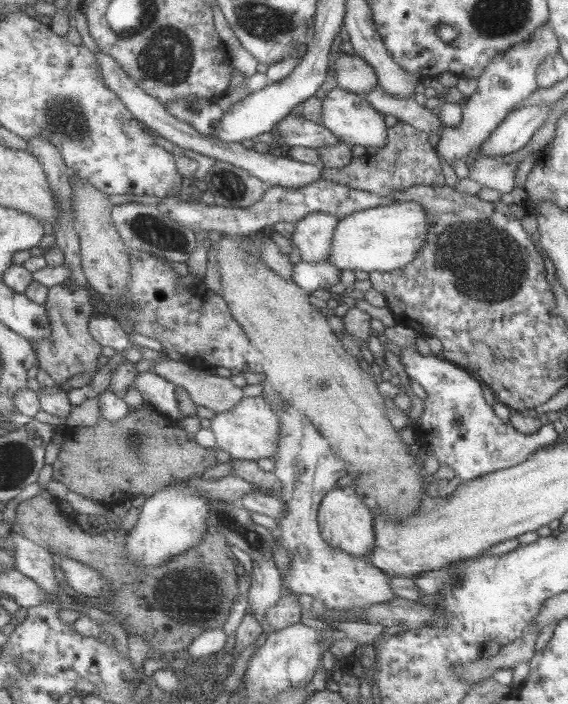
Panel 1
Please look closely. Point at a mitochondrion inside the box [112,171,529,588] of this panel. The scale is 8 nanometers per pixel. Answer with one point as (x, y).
(151, 230)

